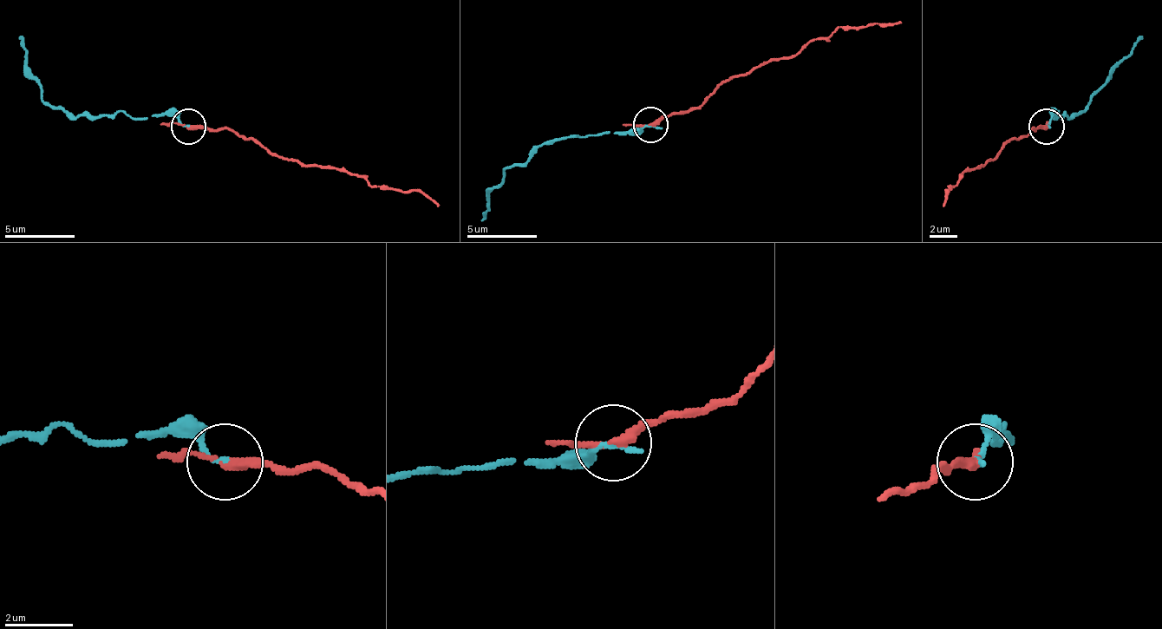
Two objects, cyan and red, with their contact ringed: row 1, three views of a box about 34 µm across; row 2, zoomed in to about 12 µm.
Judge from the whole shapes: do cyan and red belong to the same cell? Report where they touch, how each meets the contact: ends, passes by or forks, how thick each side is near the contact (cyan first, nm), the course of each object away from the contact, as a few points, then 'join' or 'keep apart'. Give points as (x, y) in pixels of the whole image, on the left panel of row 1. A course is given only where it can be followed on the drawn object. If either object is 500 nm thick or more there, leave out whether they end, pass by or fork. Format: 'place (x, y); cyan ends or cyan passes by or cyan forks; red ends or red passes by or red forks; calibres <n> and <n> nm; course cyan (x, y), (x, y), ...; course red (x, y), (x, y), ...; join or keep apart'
place (188, 127); cyan ends; red passes by; calibres 200 and 220 nm; course cyan (187, 126), (173, 114), (68, 114), (62, 108), (51, 108), (26, 66), (19, 35); course red (187, 126), (232, 129), (274, 153), (351, 174), (362, 174), (379, 188), (425, 192), (439, 206); keep apart

